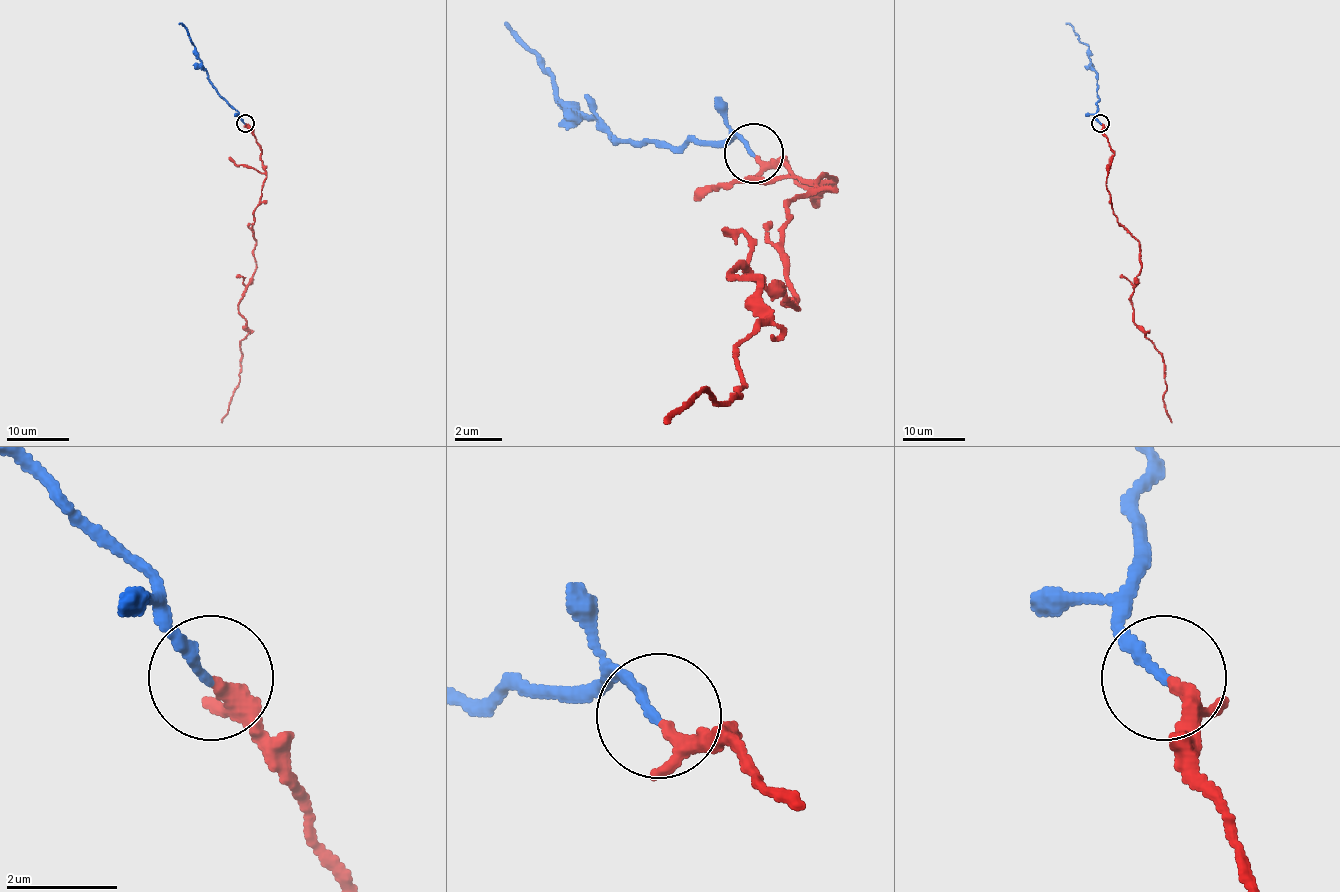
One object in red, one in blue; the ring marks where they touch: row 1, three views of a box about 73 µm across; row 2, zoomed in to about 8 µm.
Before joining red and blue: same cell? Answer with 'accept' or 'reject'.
accept

